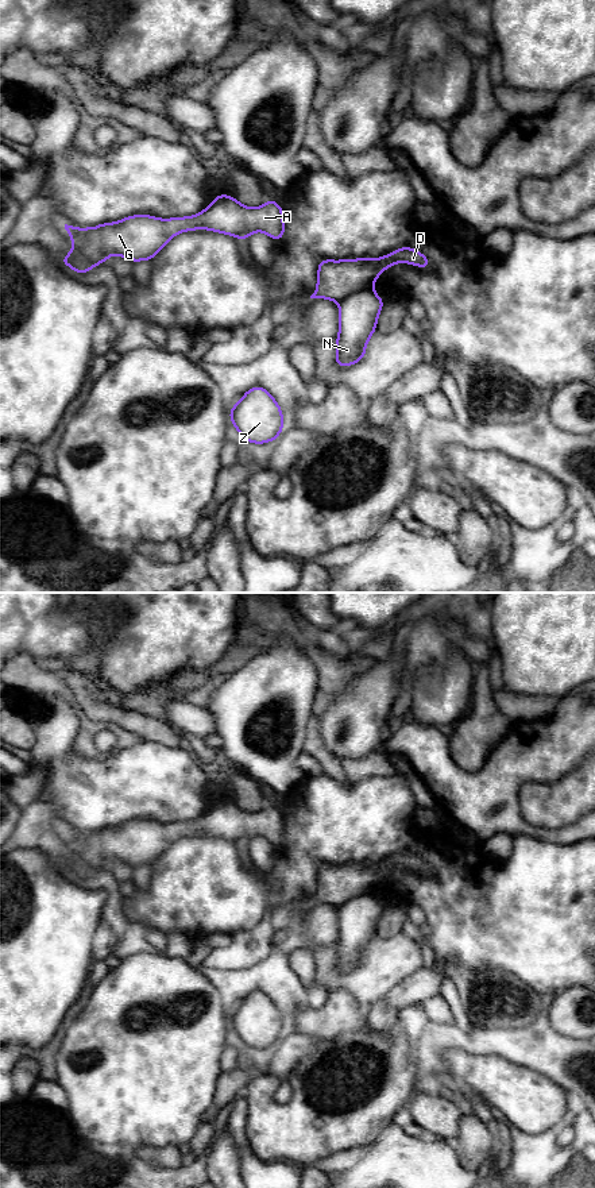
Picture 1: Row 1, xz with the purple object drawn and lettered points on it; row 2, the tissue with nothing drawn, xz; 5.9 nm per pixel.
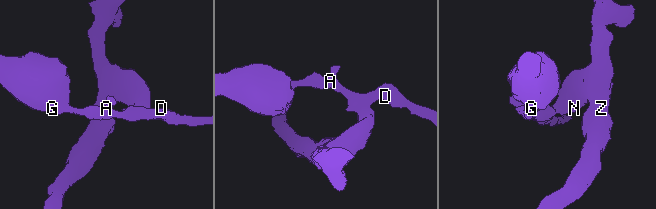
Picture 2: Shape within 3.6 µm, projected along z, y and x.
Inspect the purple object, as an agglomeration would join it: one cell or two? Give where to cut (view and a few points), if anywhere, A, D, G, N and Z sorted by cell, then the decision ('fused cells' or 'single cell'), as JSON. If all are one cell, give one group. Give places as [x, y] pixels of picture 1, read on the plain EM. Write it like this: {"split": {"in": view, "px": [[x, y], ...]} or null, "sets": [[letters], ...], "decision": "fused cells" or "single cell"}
{"split": {"in": "xz", "px": [[371, 891], [350, 898], [339, 907]]}, "sets": [["A", "D", "G"], ["N", "Z"]], "decision": "fused cells"}

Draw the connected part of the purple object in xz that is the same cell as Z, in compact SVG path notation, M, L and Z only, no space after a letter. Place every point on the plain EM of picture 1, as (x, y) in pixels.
M262 991L248 994L229 1014L231 1029L244 1045L264 1049L283 1035L283 1018L275 1003Z

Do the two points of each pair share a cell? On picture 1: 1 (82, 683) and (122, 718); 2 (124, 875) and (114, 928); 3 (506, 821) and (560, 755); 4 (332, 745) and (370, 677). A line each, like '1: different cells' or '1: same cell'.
1: same cell
2: different cells
3: same cell
4: same cell

